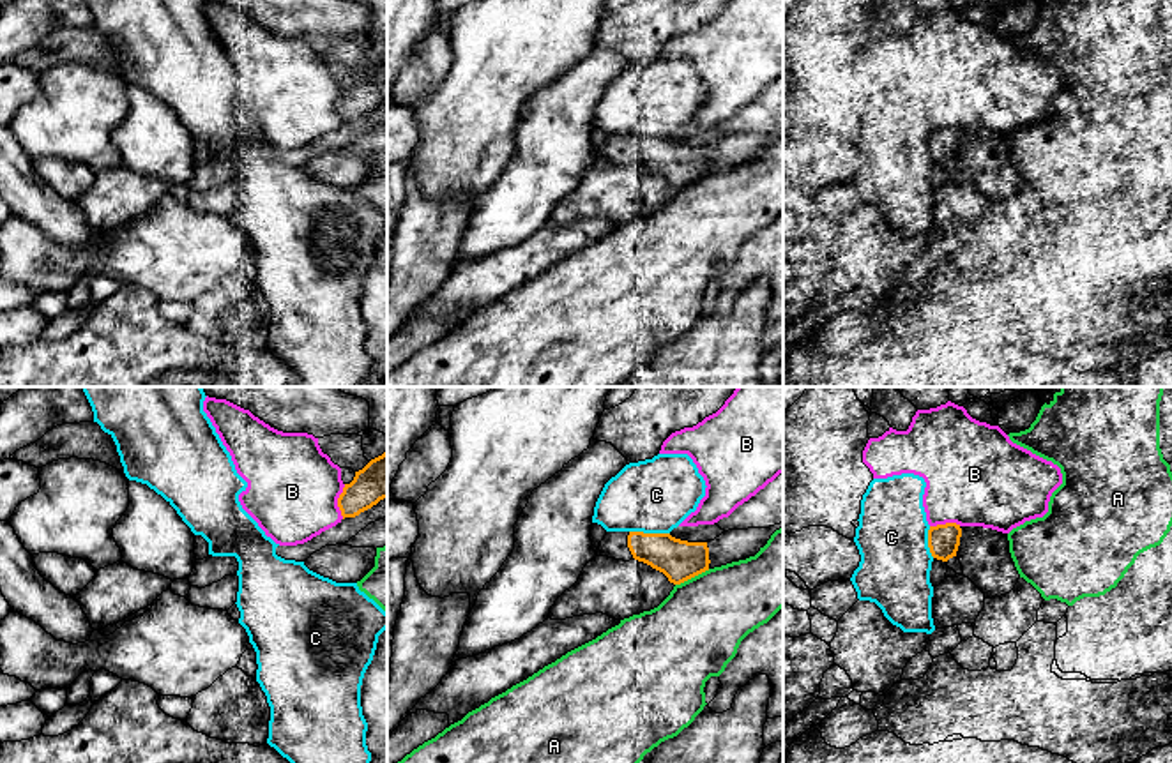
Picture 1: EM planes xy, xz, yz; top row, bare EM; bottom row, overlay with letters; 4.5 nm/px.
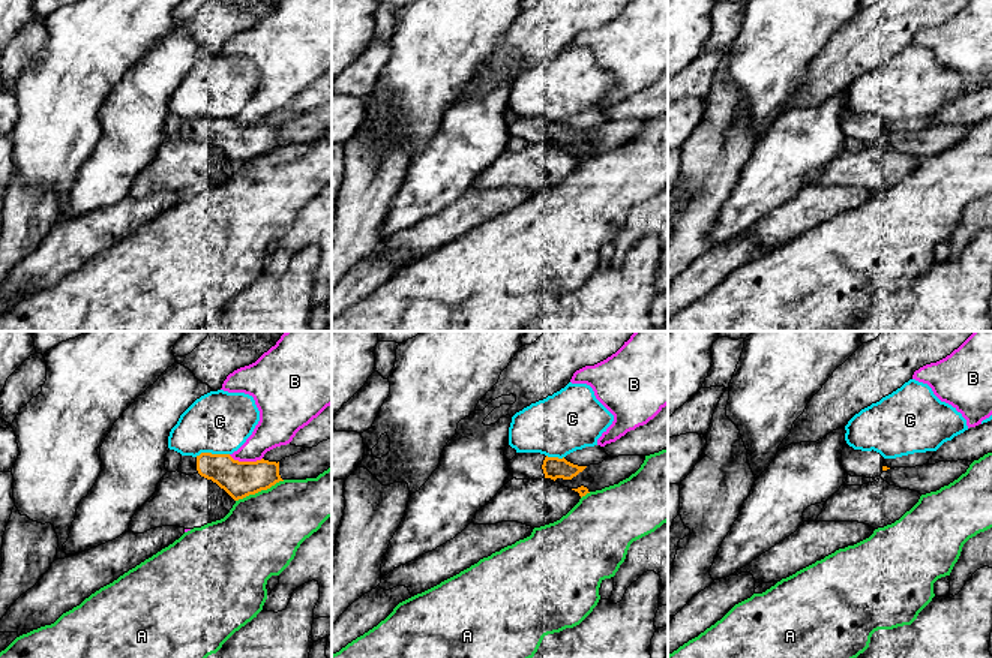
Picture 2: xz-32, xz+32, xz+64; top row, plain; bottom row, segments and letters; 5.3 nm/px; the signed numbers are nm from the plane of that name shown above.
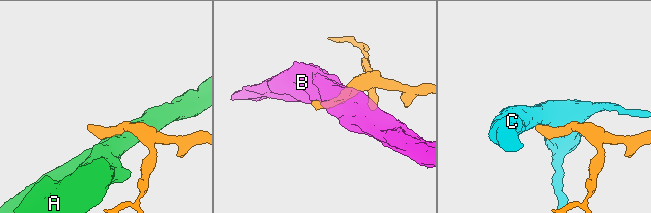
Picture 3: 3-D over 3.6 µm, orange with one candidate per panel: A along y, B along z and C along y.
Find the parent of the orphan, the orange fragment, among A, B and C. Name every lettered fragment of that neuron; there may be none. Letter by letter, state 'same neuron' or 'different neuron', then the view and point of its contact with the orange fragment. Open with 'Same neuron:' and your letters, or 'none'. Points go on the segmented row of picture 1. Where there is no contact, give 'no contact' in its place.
Same neuron: none
A: different neuron; contact xz (692, 576)
B: different neuron; contact xy (338, 502)
C: different neuron; contact xz (649, 534)

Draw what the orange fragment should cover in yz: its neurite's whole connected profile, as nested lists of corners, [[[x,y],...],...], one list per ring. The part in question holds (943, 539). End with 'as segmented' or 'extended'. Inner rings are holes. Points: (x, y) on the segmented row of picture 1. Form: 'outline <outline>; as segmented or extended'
outline [[[956,523],[930,526],[928,548],[933,558],[947,562],[956,556],[962,528]]]; as segmented

